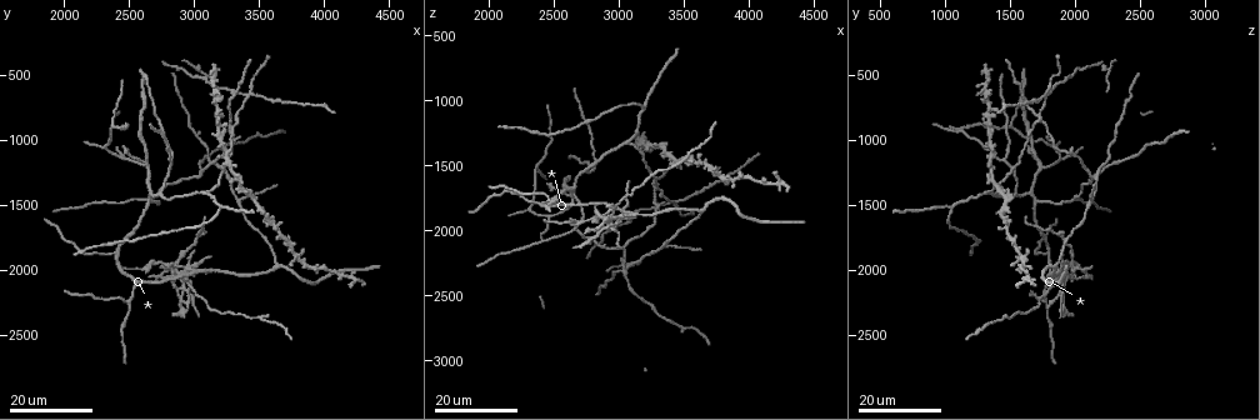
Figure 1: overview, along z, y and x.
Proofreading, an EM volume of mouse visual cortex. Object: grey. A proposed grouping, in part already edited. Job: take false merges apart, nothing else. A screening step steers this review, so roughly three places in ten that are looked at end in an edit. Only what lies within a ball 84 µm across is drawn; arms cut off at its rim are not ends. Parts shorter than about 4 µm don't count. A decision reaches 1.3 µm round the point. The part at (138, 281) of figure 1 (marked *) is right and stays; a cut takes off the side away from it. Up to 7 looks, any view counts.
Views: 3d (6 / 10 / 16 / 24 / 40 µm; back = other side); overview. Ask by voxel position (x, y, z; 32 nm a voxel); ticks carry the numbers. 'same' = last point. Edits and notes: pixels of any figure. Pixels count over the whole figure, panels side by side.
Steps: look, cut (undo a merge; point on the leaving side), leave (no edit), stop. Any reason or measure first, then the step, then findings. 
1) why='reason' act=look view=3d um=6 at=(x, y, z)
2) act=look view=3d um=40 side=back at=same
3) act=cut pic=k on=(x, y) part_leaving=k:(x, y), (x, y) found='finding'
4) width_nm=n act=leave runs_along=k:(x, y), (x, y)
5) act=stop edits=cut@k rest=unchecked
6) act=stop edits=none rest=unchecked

why='small branch off a trunk' act=look view=3d um=16 at=(3360, 1460, 2140)

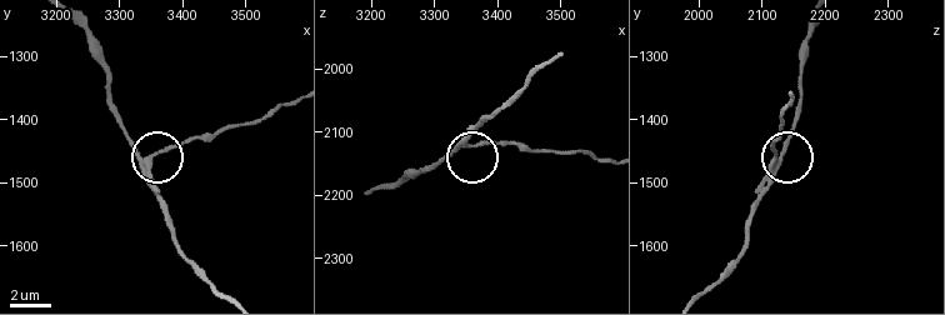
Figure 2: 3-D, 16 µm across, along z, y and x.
act=look view=3d um=10 at=(3345, 1455, 2120)

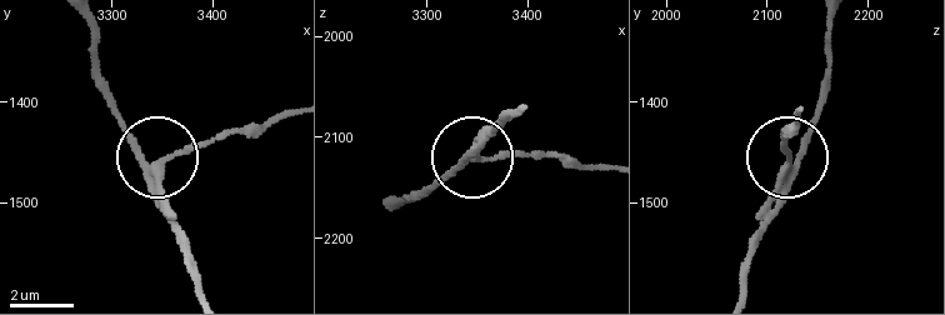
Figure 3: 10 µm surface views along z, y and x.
act=cut pic=3 on=(184, 150) part_leaving=3:(158, 185), (166, 164), (183, 154), (288, 115) found='two cells meet here'

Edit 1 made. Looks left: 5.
act=look view=overview

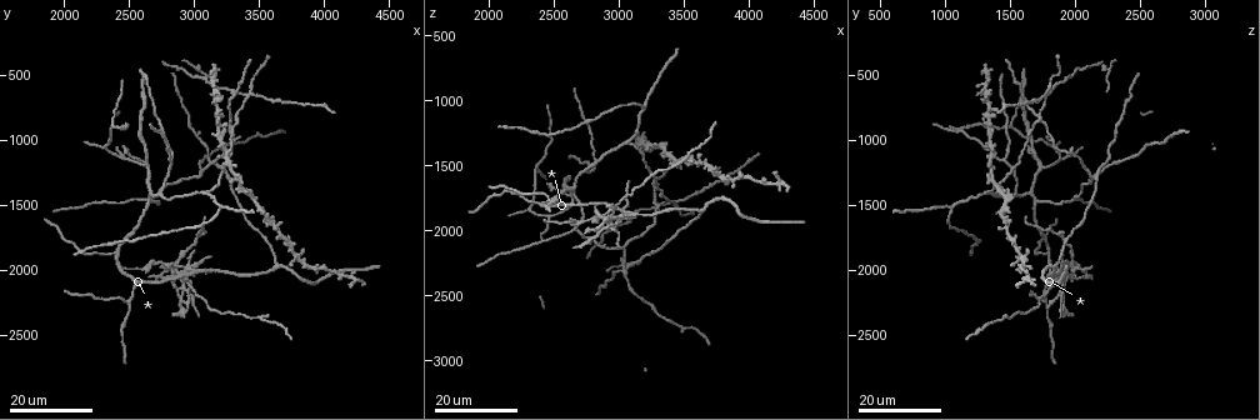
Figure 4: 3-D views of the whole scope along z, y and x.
act=look view=3d um=16 at=(3280, 1040, 2640)

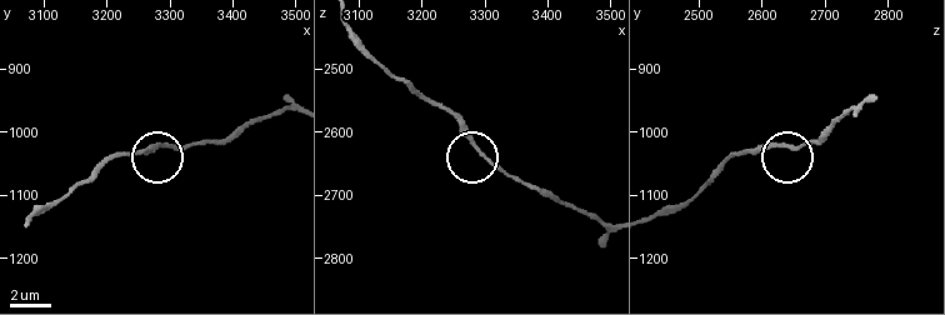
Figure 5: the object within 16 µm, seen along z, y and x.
act=look view=3d um=6 at=(3305, 1020, 2640)

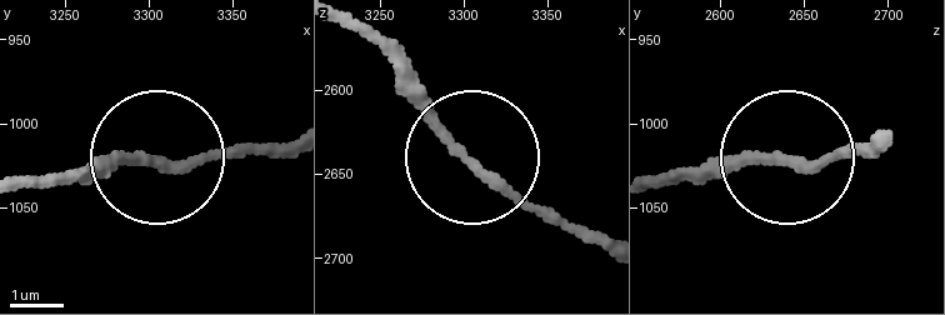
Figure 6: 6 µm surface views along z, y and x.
act=leave runs_along=6:(24, 188), (119, 160), (261, 146) found='continuous, no second cell'

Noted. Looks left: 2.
why='three-way junction' act=look view=3d um=16 at=(2640, 1180, 1740)

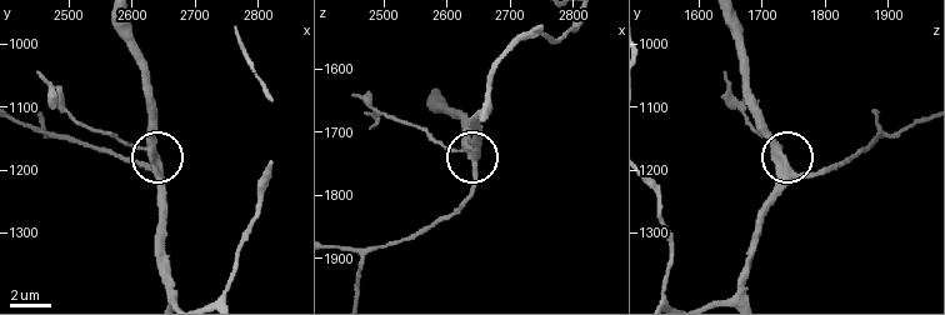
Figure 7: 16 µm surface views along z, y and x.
why='closer look' act=look view=3d um=6 at=(2620, 1165, 1730)

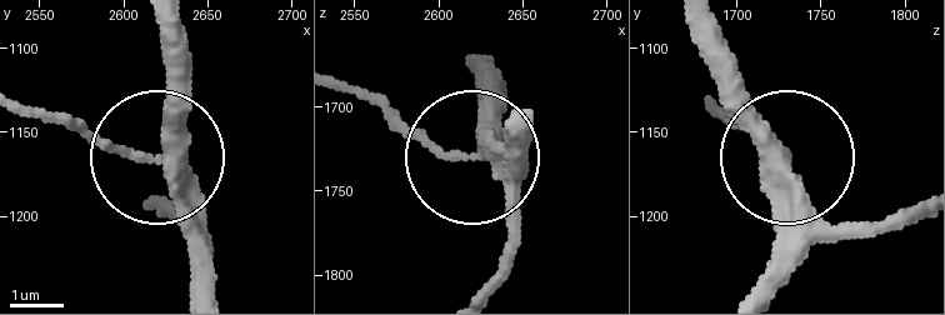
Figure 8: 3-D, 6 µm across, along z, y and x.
side_arm_um=8 arms=3 act=cut pic=8 on=(83, 121) found='a second cell is stuck on'

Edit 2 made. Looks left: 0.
act=stop edits=cut@3,cut@8 rest=unchecked

